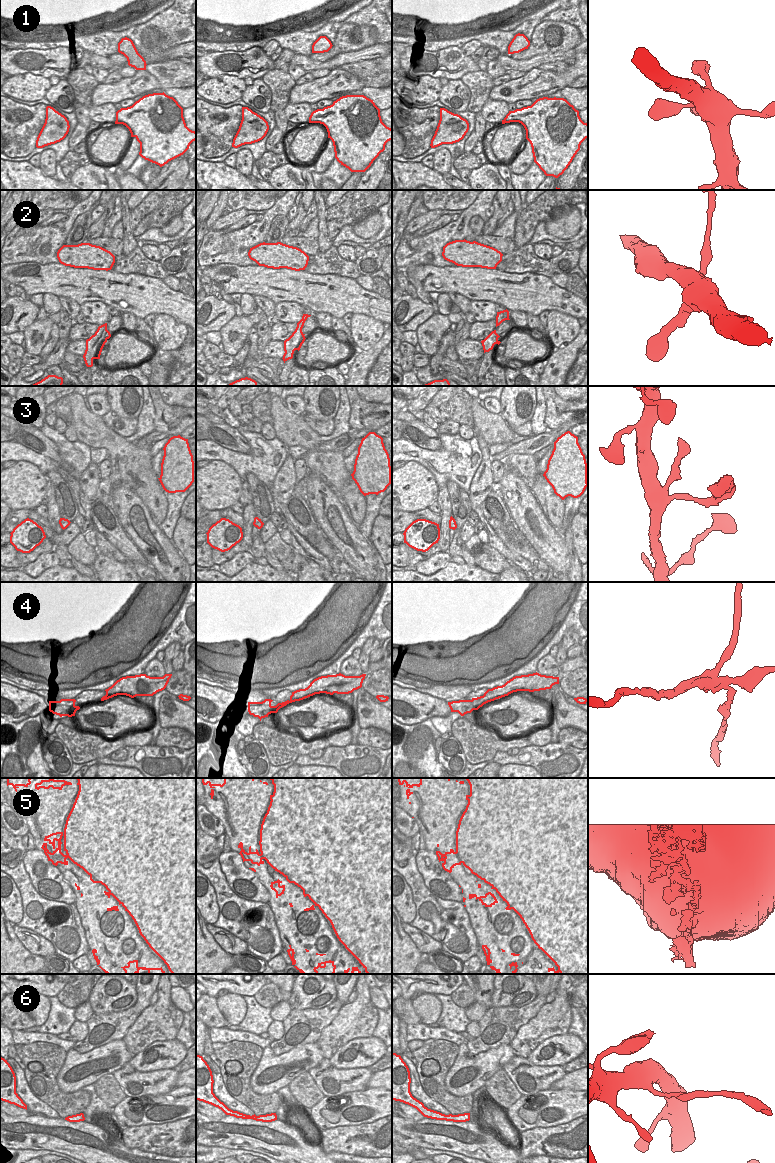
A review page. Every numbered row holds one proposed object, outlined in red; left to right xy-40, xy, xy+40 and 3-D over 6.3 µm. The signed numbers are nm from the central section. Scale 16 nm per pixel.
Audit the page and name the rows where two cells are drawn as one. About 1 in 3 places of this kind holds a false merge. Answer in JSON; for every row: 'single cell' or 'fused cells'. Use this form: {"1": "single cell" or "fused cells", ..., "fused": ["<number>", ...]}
{"1": "single cell", "2": "fused cells", "3": "single cell", "4": "fused cells", "5": "single cell", "6": "fused cells", "fused": ["2", "4", "6"]}

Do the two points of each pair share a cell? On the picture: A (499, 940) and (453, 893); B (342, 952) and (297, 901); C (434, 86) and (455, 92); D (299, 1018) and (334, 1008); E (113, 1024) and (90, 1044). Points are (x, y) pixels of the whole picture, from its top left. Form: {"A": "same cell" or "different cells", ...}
{"A": "different cells", "B": "same cell", "C": "different cells", "D": "same cell", "E": "same cell"}

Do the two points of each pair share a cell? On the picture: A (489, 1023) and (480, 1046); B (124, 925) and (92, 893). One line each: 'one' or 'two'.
A: one
B: one

